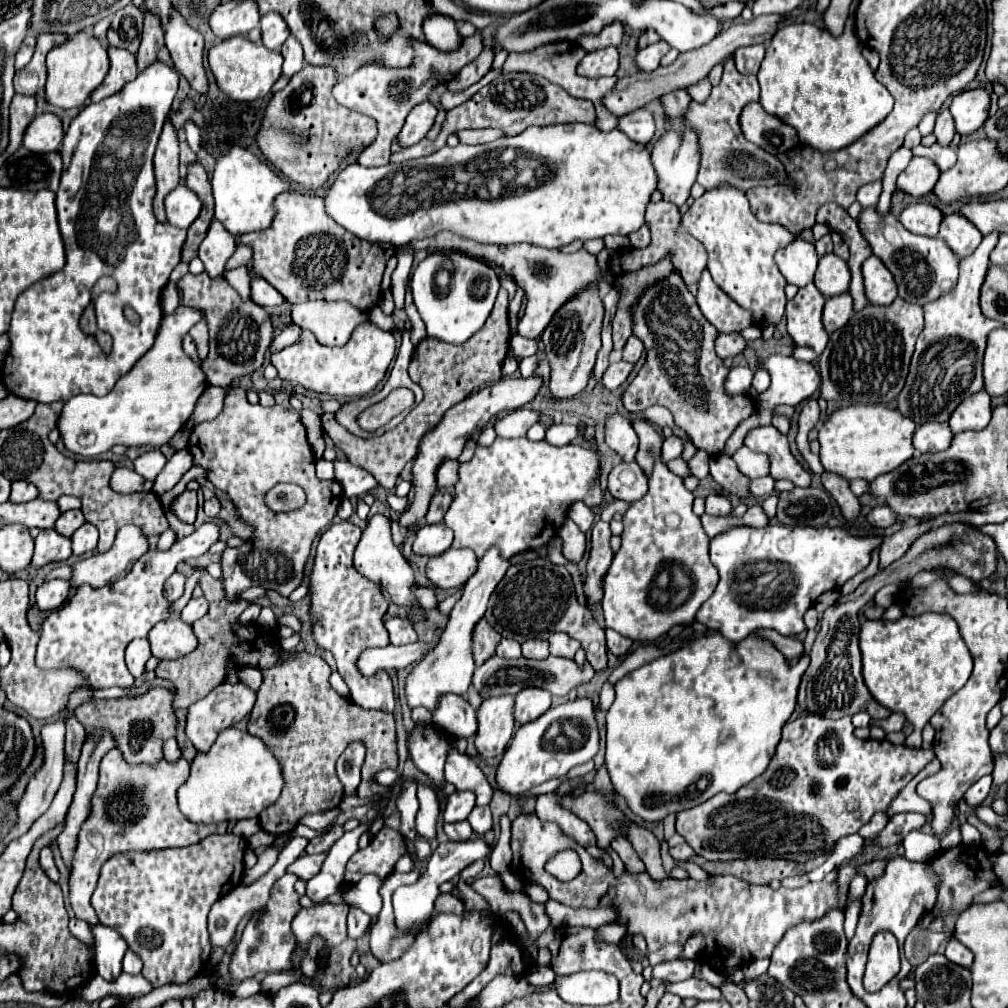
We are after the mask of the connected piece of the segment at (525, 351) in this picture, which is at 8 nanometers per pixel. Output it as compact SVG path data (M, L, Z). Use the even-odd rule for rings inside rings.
M512 337L510 347L518 357L528 357L536 353L536 339L526 339L526 337Z

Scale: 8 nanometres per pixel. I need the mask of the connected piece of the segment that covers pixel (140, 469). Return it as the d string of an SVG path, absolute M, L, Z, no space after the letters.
M152 449L148 453L142 453L134 461L134 471L140 473L144 479L154 481L156 475L164 469L164 465L166 465L166 457L160 453L160 449Z

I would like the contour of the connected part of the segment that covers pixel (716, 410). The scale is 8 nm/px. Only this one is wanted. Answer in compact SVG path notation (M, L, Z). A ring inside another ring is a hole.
M676 269L668 277L646 287L638 295L636 303L632 305L632 321L634 321L632 333L644 343L648 357L646 357L644 367L636 375L634 385L628 385L624 391L624 397L622 397L624 407L632 413L640 413L652 405L662 405L662 407L670 409L676 425L690 435L692 443L698 449L706 449L710 455L716 455L724 447L726 439L734 433L738 423L756 411L754 401L748 399L746 395L728 397L722 391L722 383L726 379L728 369L724 367L722 359L714 351L714 341L718 337L718 329L714 329L712 323L708 323L708 319L702 315L702 311L696 303L696 297L688 291L682 275Z

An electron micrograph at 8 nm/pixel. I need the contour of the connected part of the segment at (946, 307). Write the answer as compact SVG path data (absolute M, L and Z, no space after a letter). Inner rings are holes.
M990 233L982 239L982 243L978 245L978 249L970 255L970 257L964 257L960 259L960 277L958 277L958 285L946 293L942 299L934 301L934 303L928 303L924 307L924 317L926 317L926 327L922 331L922 335L918 337L918 343L916 343L916 353L912 357L912 363L910 363L910 373L906 377L906 385L904 389L900 391L898 395L898 411L912 419L916 425L922 425L922 423L930 423L930 421L936 421L936 423L944 423L950 419L952 411L968 397L968 395L974 395L978 391L982 391L984 387L984 381L982 381L982 355L984 355L984 349L986 349L986 337L992 329L998 329L998 327L1004 327L1000 321L990 321L988 317L982 315L980 311L980 305L978 305L978 297L980 297L980 285L984 281L984 275L988 271L988 255L990 251L994 249L998 241L998 233Z

